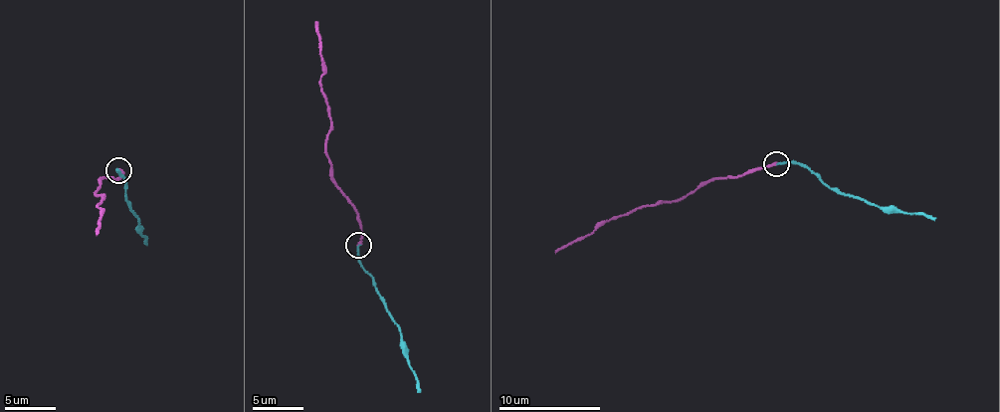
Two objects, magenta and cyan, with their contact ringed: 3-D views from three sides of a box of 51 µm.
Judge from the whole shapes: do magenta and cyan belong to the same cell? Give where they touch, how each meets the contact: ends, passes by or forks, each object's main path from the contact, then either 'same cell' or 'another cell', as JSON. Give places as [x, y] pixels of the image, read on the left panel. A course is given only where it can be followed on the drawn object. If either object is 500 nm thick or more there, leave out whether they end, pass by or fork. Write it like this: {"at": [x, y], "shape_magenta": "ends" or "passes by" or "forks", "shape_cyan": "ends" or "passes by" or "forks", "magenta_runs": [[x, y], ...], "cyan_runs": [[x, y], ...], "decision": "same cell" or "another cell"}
{"at": [118, 170], "shape_magenta": "ends", "shape_cyan": "ends", "magenta_runs": [[118, 171], [121, 175], [100, 181], [97, 196], [103, 195], [96, 205], [100, 209], [96, 235]], "cyan_runs": [[118, 171], [126, 182], [124, 196], [138, 220], [136, 228], [147, 242]], "decision": "same cell"}

